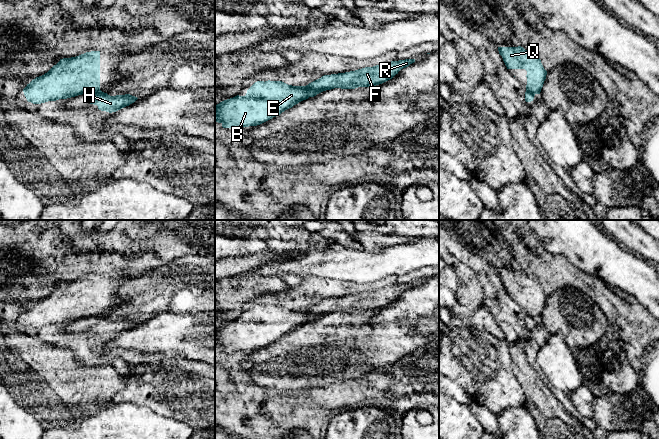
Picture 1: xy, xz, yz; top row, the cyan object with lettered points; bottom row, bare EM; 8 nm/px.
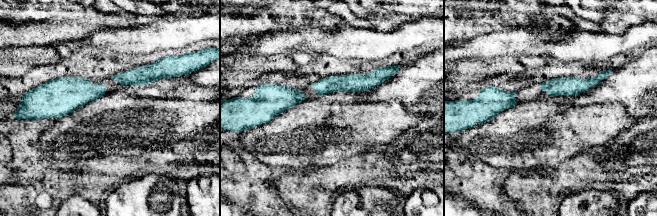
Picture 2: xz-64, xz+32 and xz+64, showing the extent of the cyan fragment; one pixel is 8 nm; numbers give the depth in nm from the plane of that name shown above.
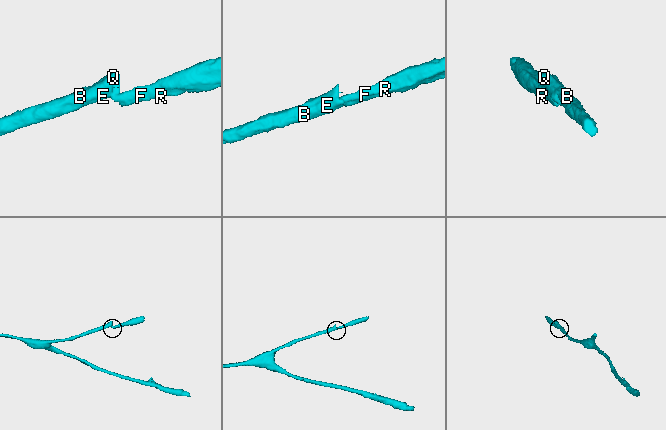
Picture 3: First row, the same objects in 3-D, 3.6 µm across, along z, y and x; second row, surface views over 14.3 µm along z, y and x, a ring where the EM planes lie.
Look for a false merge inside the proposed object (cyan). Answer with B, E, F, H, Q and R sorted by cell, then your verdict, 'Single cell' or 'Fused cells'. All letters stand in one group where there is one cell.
Groups: B E Q / F H R. Fused cells

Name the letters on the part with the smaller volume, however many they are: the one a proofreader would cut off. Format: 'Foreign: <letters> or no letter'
Foreign: F, H, R

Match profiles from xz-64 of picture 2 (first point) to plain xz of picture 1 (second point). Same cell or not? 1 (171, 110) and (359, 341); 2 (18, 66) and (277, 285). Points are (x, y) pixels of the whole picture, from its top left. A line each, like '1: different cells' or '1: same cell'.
1: same cell
2: same cell

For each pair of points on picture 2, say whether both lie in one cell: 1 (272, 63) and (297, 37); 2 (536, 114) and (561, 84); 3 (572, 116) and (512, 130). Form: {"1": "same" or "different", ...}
{"1": "different", "2": "different", "3": "same"}

